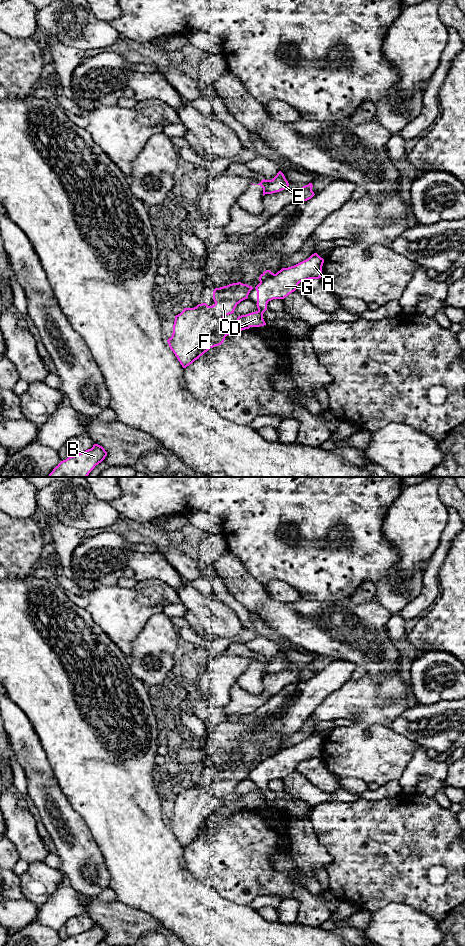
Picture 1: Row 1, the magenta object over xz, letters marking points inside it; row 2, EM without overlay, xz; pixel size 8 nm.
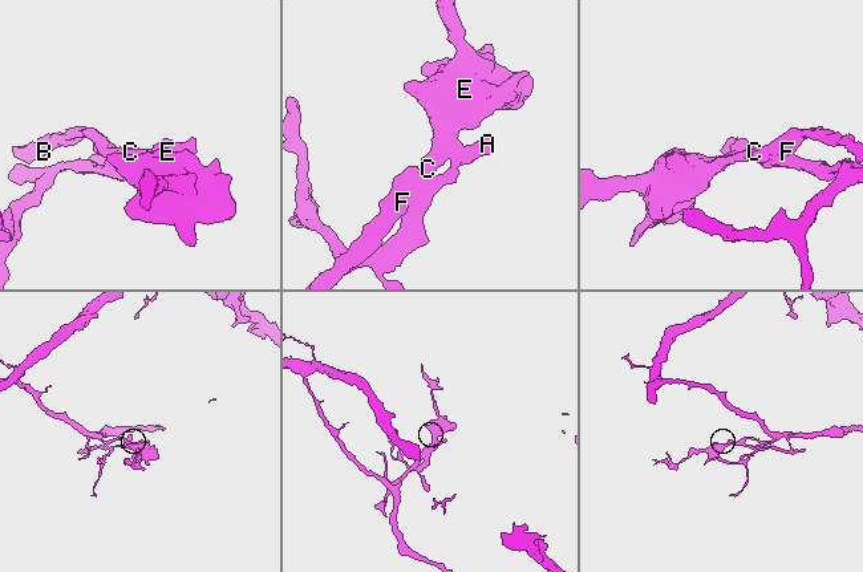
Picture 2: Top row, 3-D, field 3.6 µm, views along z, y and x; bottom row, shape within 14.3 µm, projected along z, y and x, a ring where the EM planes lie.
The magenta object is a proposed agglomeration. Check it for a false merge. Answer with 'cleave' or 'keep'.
cleave

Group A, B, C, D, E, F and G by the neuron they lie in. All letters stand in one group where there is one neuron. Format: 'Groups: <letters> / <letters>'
Groups: A D G / B C E F

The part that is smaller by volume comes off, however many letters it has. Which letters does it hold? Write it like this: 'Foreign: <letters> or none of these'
Foreign: A, D, G

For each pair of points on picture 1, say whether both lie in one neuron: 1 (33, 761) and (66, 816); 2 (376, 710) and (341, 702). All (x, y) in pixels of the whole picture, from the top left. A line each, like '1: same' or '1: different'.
1: same
2: same

